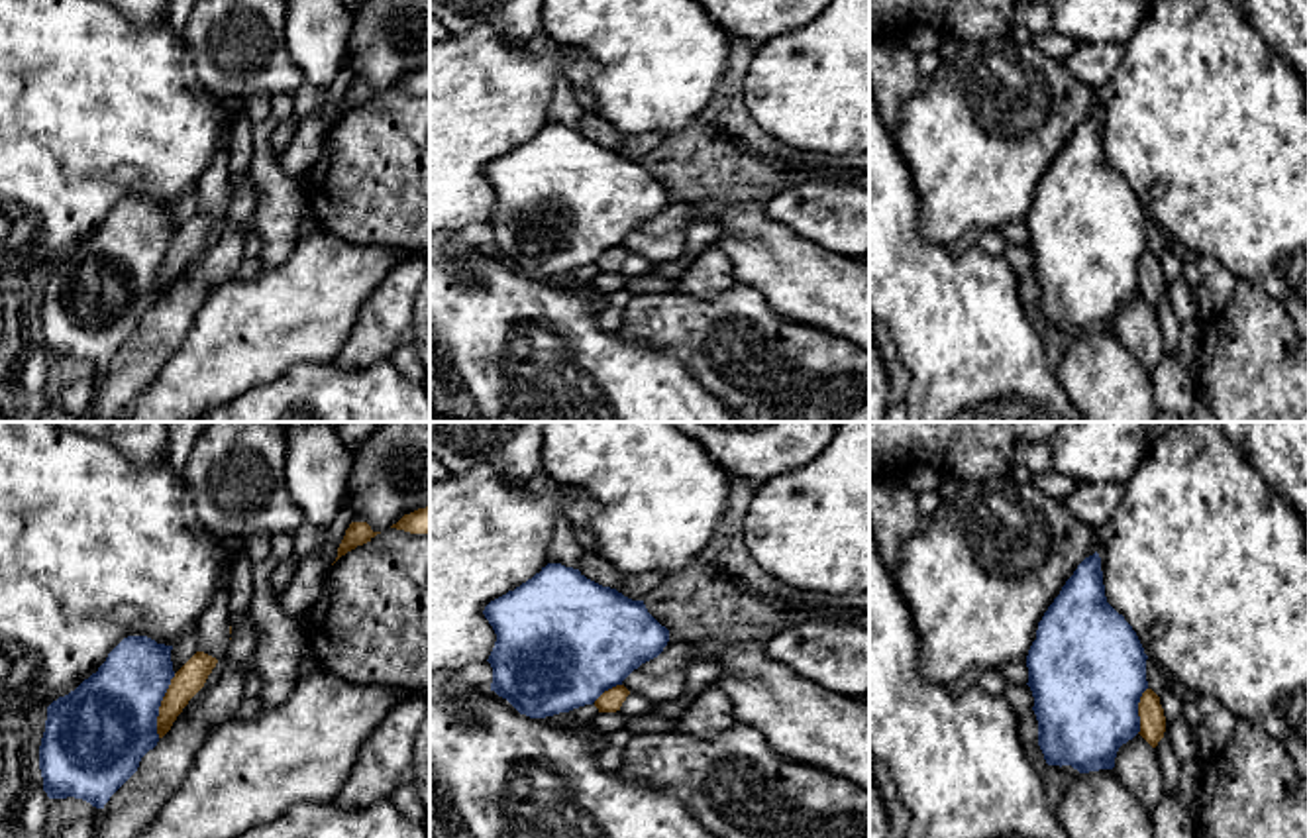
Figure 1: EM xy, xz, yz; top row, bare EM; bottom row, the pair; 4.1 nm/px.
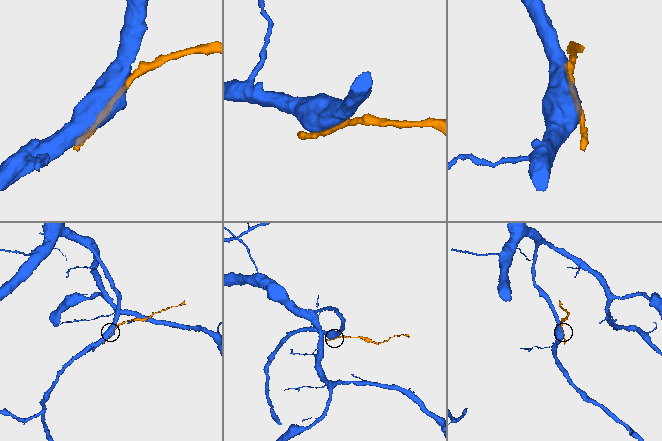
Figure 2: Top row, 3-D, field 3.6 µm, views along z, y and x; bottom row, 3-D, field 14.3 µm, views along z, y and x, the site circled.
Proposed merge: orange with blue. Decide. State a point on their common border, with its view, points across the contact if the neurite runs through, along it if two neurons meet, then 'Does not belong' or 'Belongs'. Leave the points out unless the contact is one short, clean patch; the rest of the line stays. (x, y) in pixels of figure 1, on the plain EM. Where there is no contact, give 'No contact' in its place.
Touches orange at xy (161, 265). Belongs

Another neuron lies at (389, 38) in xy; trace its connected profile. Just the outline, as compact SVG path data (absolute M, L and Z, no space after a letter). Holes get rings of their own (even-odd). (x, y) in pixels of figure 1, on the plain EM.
M365 0L351 12L345 67L373 92L430 67L430 0Z

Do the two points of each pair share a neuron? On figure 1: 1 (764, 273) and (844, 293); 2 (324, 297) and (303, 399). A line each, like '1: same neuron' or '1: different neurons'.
1: same neuron
2: different neurons

